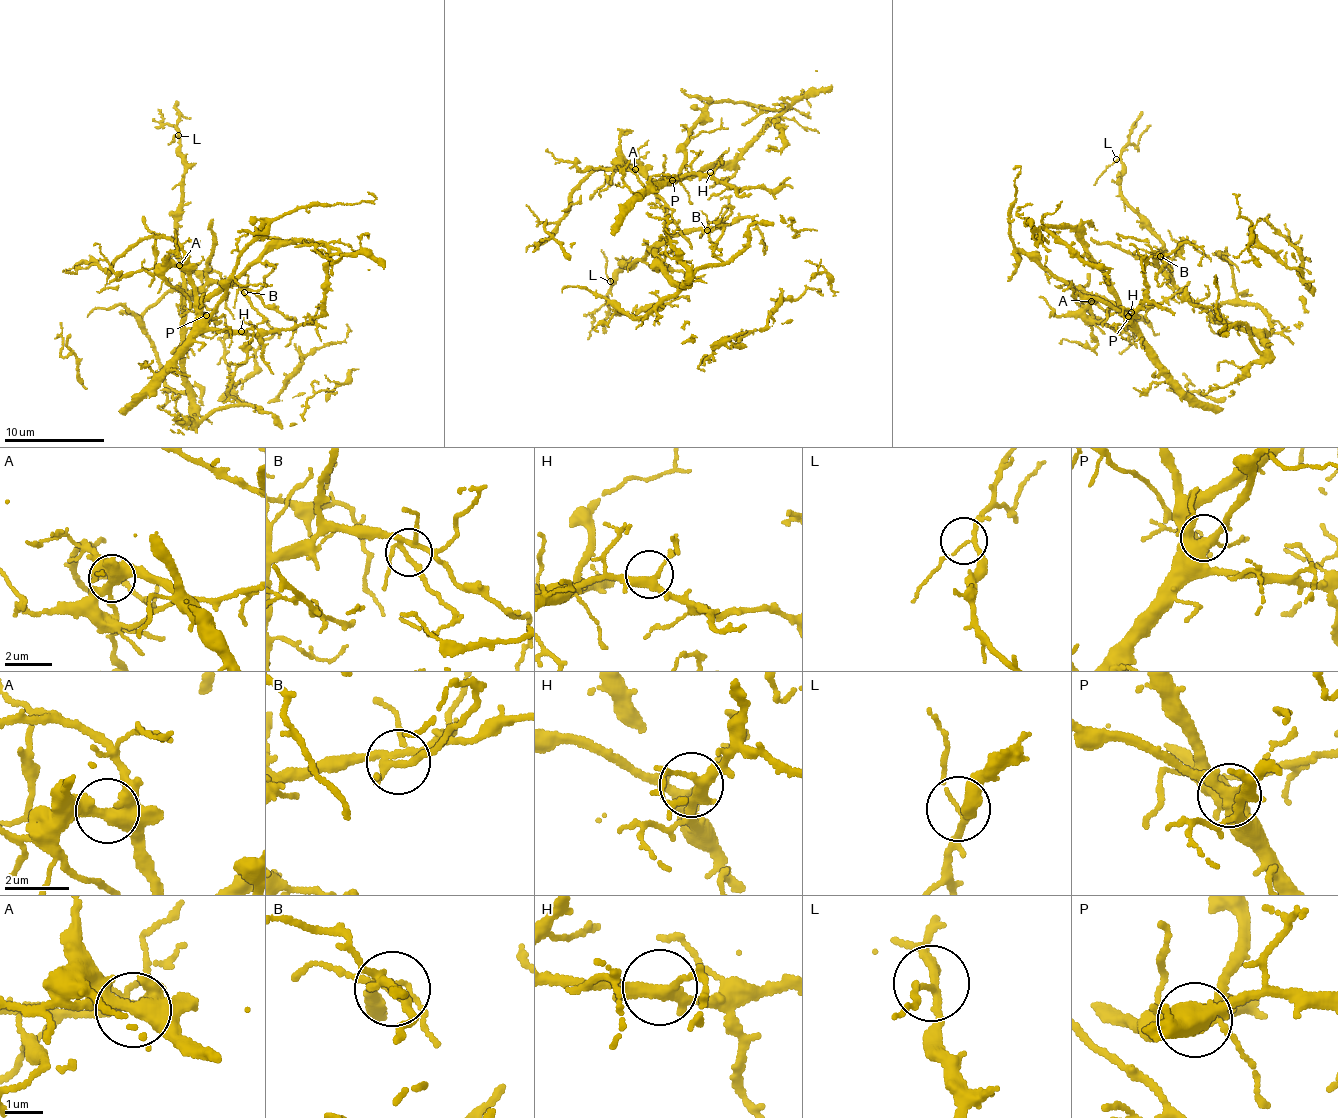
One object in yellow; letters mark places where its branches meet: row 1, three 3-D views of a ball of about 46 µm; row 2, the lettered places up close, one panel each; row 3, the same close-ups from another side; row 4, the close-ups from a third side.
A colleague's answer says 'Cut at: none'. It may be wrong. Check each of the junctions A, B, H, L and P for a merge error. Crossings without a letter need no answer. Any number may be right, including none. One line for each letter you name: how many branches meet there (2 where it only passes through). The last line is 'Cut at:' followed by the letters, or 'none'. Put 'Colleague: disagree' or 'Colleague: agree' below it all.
Cut at: none
Colleague: agree

